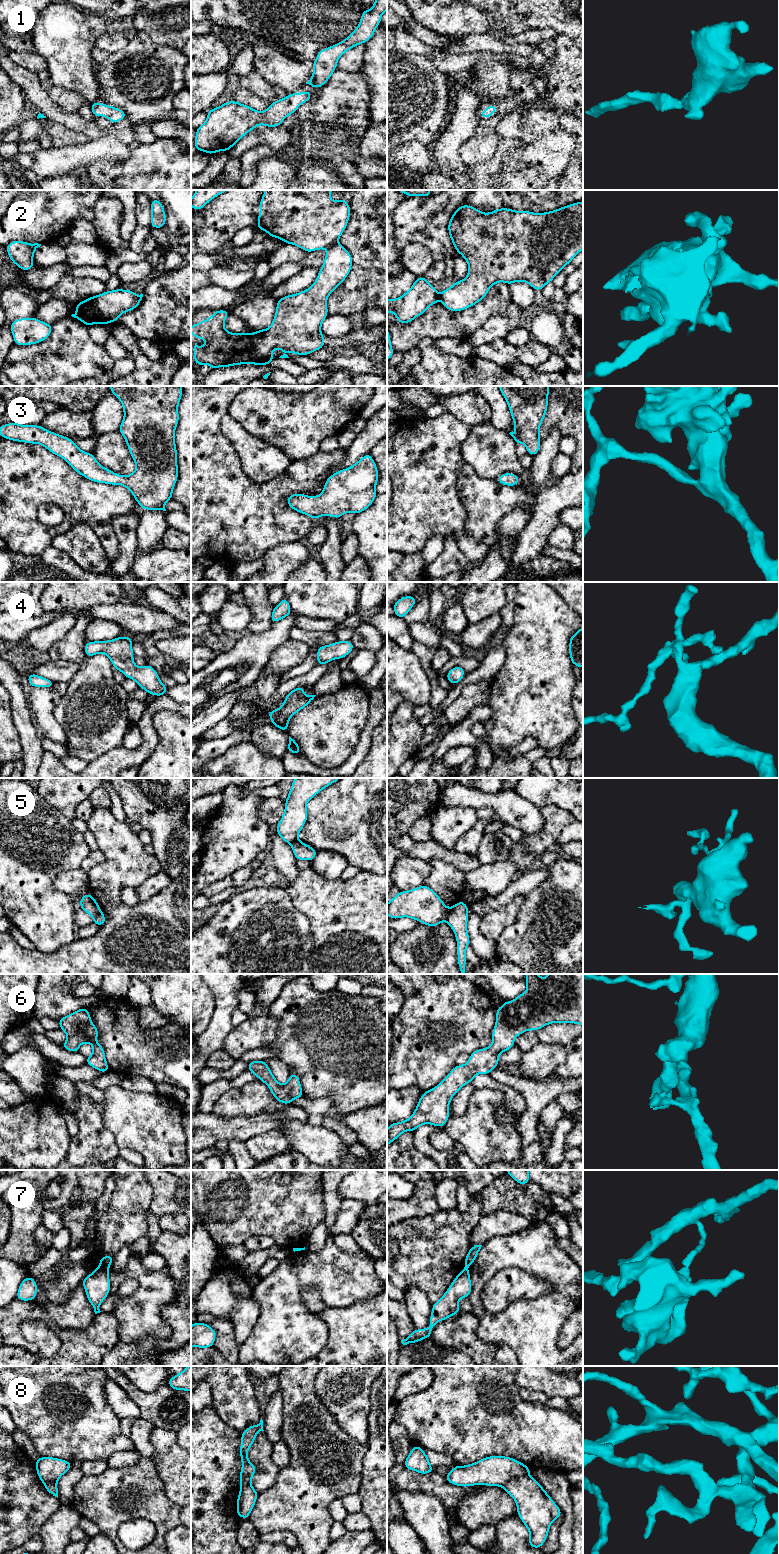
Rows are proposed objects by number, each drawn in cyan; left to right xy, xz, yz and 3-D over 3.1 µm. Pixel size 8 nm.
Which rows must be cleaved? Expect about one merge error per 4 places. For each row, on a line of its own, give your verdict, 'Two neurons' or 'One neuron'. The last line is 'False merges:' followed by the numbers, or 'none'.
1: One neuron
2: Two neurons
3: One neuron
4: One neuron
5: Two neurons
6: One neuron
7: Two neurons
8: Two neurons
False merges: 2, 5, 7, 8

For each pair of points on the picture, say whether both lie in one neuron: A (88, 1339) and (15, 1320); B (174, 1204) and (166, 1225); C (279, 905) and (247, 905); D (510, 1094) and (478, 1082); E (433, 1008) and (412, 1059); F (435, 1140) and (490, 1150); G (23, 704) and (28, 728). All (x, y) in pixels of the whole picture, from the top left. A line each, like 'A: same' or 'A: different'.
A: same
B: different
C: same
D: same
E: same
F: different
G: same

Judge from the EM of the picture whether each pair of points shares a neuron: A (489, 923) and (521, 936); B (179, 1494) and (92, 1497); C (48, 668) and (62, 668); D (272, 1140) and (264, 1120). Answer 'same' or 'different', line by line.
A: different
B: different
C: same
D: different

